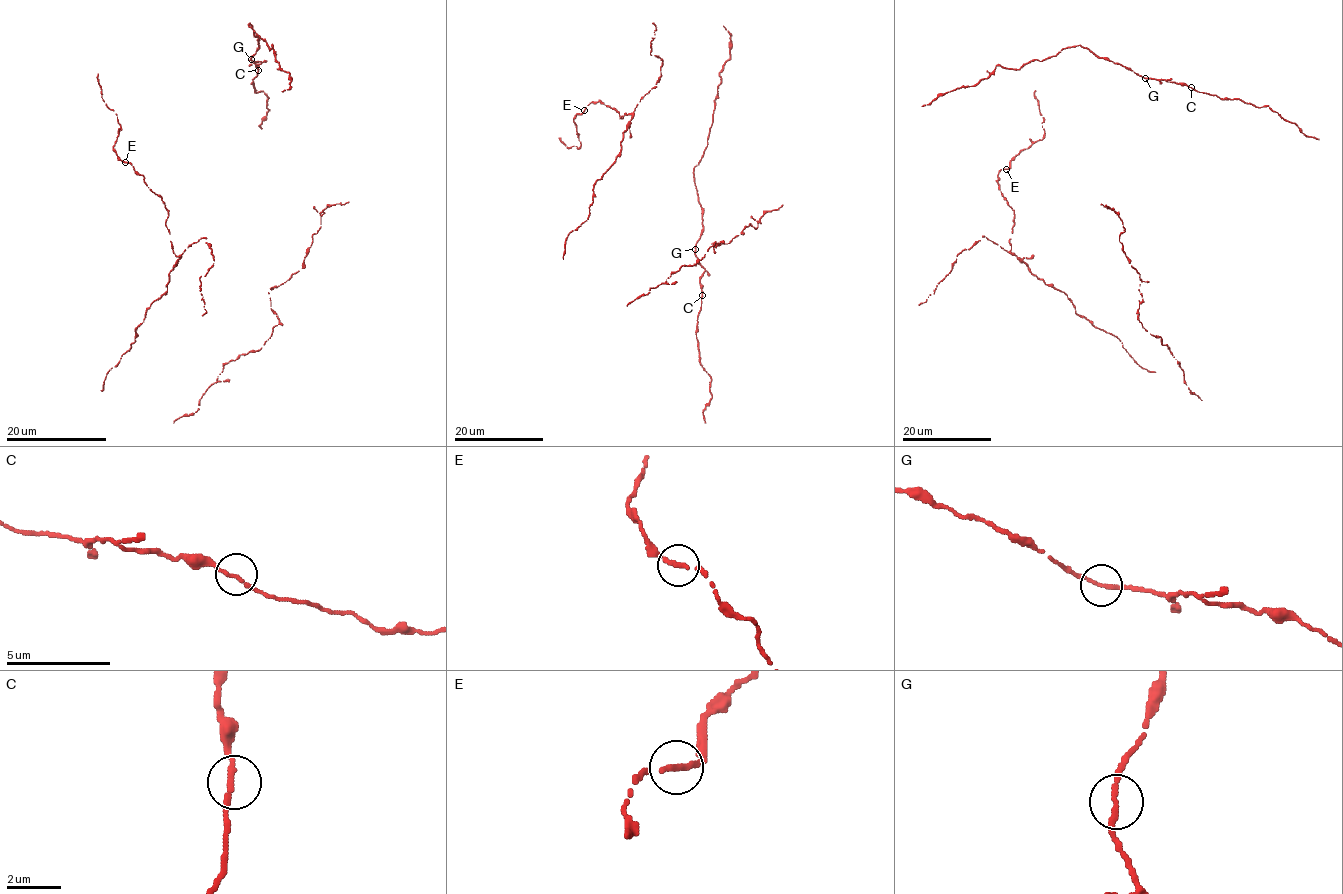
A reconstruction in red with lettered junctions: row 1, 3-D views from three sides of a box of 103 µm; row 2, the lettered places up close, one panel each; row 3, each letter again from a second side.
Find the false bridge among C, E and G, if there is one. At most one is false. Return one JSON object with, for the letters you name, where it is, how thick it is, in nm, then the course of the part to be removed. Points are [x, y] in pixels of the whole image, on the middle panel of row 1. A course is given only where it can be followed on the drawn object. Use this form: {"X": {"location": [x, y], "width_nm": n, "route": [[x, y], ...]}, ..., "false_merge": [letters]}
{"G": {"location": [695, 249], "width_nm": 200, "route": [[696, 248], [702, 209], [693, 168], [707, 145], [719, 75], [730, 58], [730, 33], [723, 26]]}, "false_merge": ["G"]}

